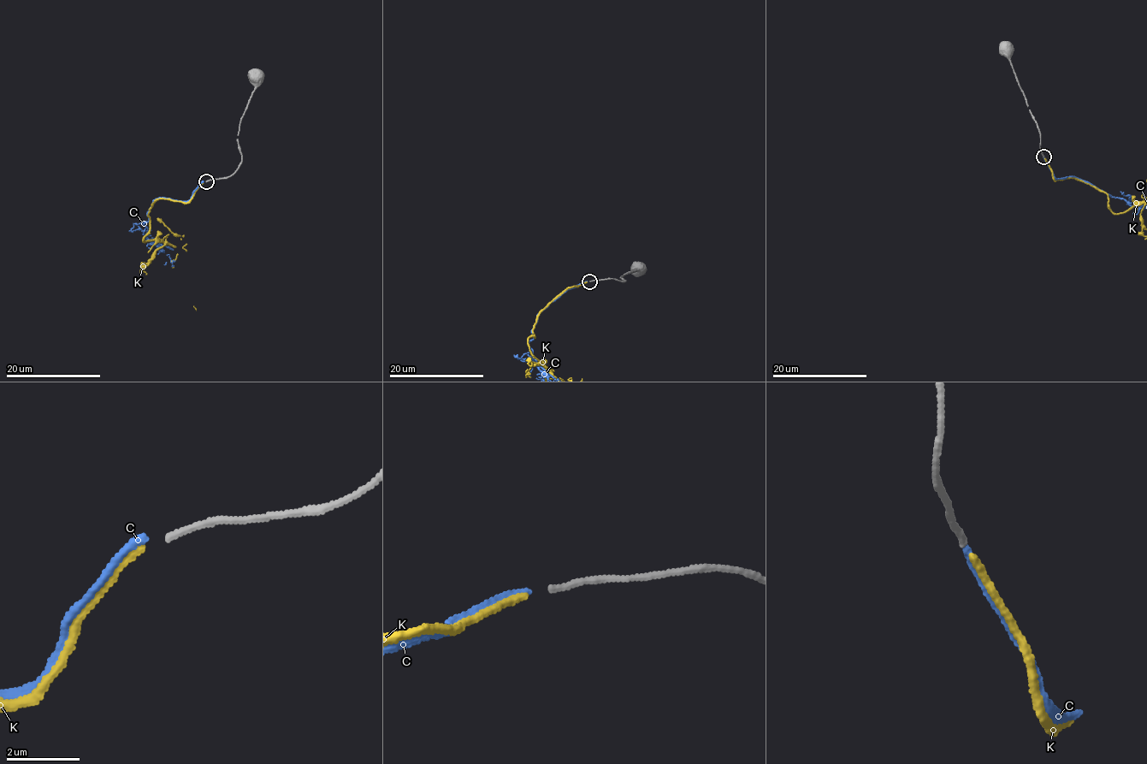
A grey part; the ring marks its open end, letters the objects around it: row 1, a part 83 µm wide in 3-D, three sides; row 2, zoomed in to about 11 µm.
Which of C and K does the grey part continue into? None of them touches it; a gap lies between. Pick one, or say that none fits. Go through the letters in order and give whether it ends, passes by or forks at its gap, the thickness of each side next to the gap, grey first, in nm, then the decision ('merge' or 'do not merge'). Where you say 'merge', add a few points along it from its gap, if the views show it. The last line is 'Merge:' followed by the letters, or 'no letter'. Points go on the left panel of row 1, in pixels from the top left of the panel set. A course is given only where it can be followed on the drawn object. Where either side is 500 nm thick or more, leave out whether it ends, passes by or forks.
C: it ends there; 180 nm thick on the grey side, 180 nm on the other; do not merge
K: it ends there; 180 nm thick on the grey side, 220 nm on the other; do not merge
Merge: no letter

